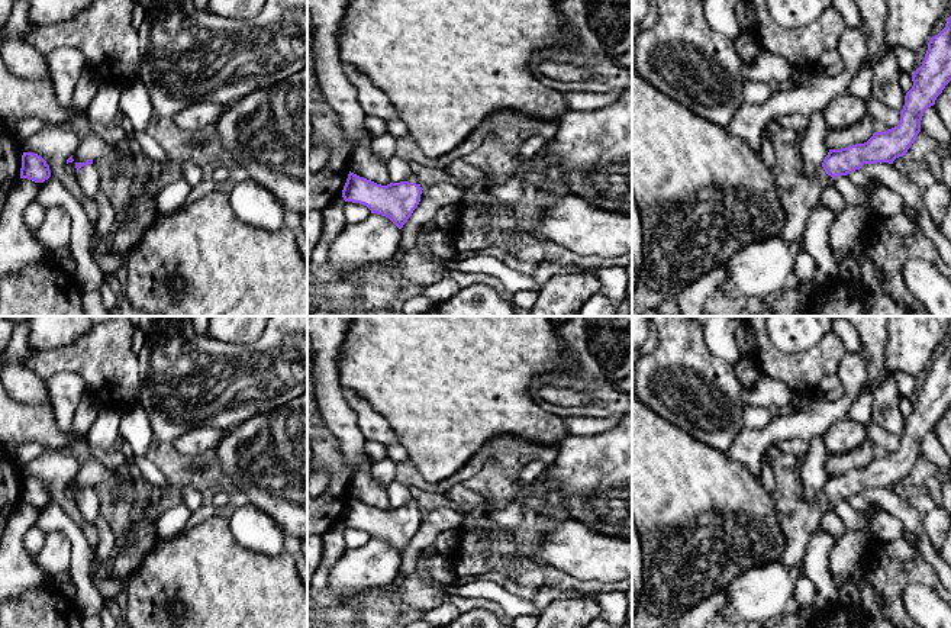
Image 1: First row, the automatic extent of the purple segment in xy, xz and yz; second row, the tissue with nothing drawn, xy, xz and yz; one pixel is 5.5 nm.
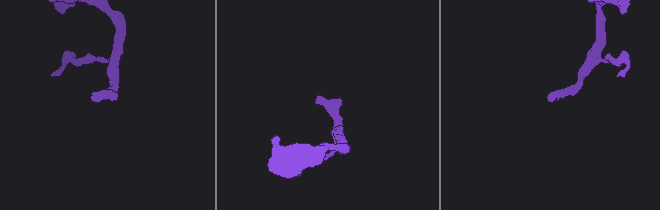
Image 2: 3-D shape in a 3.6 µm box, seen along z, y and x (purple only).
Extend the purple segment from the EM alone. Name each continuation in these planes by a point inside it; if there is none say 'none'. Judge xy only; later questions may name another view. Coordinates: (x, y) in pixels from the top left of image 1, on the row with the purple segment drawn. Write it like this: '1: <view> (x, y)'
1: xy (87, 177)

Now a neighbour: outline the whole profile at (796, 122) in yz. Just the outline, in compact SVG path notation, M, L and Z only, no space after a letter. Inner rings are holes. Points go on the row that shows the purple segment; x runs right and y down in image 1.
M800 113L783 115L774 123L776 128L792 129L794 132L806 129L807 125L809 116Z

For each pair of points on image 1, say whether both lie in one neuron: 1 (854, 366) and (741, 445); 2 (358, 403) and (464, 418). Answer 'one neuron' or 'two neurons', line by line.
1: one neuron
2: two neurons

